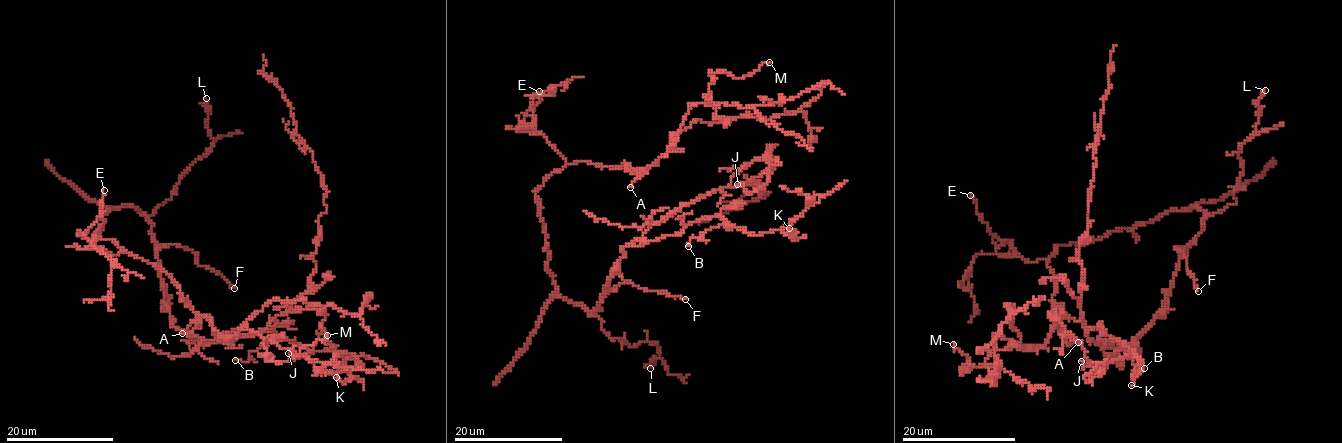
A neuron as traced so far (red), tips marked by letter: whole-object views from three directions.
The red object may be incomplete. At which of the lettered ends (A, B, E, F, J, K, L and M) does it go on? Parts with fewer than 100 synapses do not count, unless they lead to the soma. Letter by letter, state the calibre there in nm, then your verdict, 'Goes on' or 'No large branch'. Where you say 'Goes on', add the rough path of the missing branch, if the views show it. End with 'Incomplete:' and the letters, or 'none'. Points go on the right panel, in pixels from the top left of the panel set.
A: Thickness 110 nm. No large branch
B: Thickness 150 nm. No large branch
E: Thickness 110 nm. No large branch
F: Thickness 190 nm. No large branch
J: Thickness 130 nm. No large branch
K: Thickness 220 nm. No large branch
L: Thickness 160 nm. No large branch
M: Thickness 220 nm. No large branch
Incomplete: none

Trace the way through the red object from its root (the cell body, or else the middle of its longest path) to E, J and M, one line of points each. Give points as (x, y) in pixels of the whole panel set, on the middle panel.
E: (594, 309), (565, 301), (547, 267), (536, 190), (565, 159), (540, 133), (521, 128), (539, 91)
J: (594, 309), (625, 246), (722, 189), (751, 162), (771, 162), (763, 187), (747, 192), (737, 184)
M: (594, 309), (557, 291), (536, 190), (576, 162), (652, 166), (708, 102), (711, 72), (742, 79), (769, 62)

